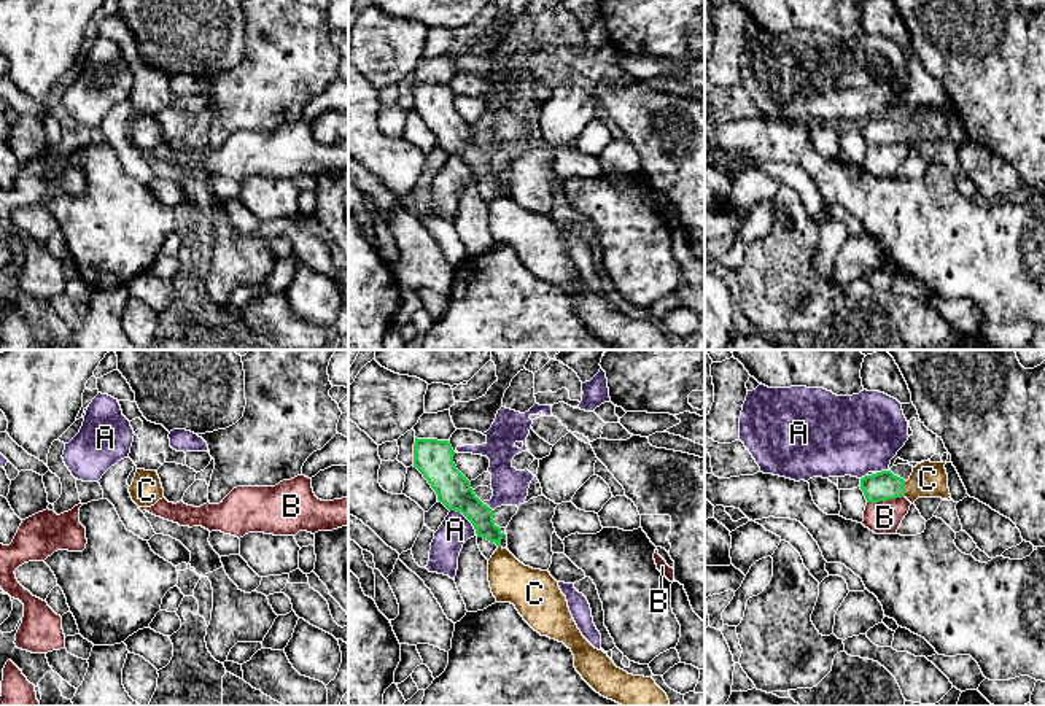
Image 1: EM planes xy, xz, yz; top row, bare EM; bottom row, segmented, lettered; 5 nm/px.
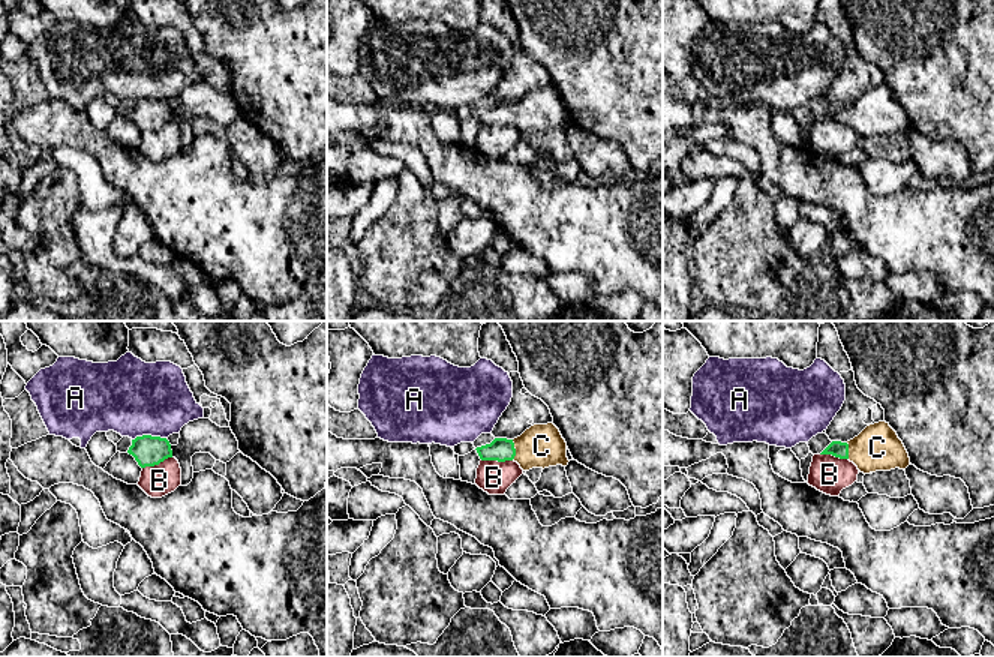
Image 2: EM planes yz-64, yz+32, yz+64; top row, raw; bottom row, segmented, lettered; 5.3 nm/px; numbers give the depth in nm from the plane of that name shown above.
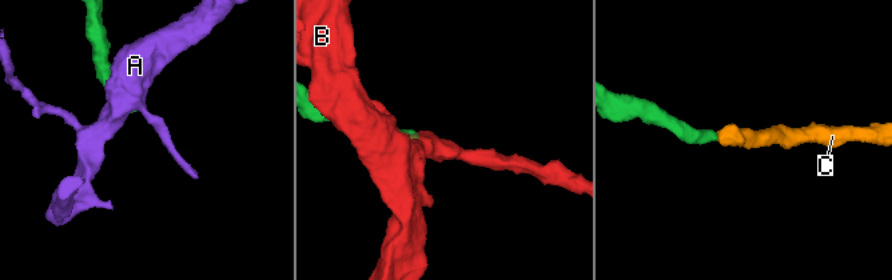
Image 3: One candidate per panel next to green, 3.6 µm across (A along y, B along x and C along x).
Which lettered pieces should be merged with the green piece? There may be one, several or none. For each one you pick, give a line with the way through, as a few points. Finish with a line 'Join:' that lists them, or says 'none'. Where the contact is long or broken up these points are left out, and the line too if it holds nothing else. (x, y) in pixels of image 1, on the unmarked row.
C: way yz (883, 129), (904, 132), (913, 132), (928, 123)
Join: C

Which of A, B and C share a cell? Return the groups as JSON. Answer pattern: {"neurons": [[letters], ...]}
{"neurons": [["A"], ["B"], ["C"]]}

